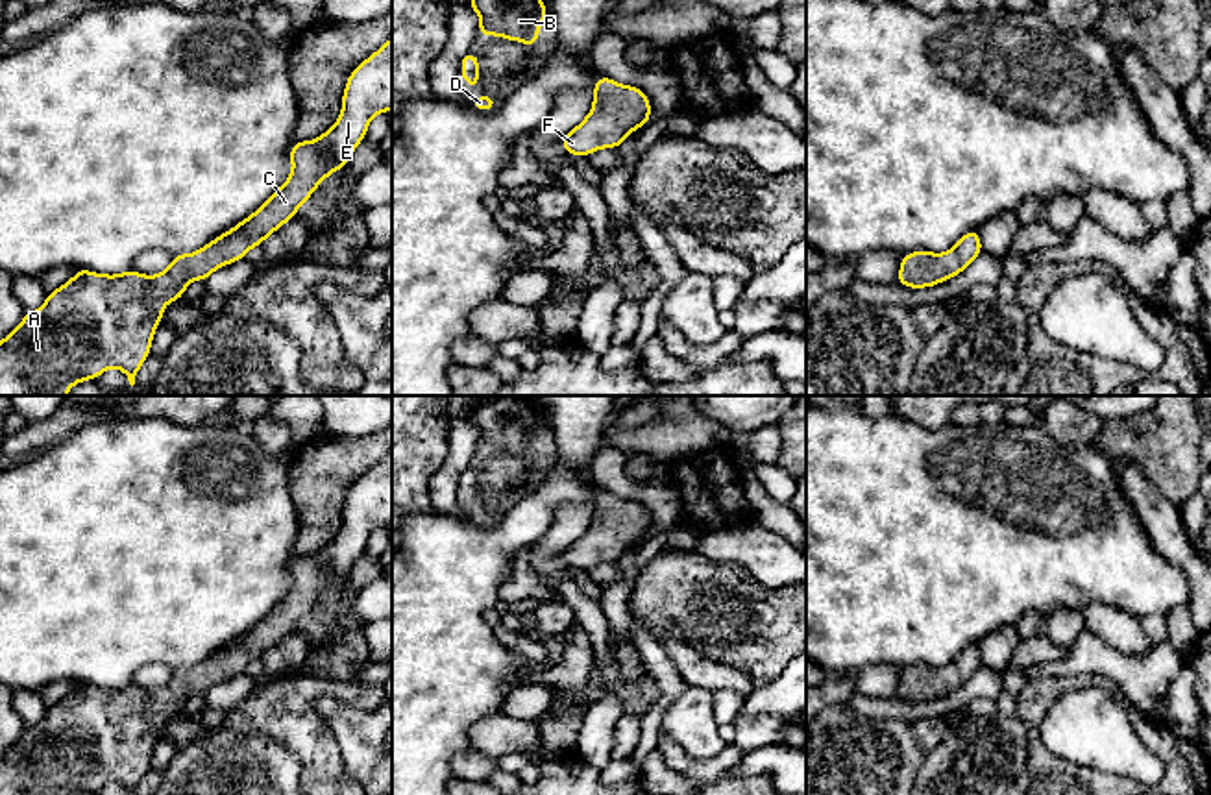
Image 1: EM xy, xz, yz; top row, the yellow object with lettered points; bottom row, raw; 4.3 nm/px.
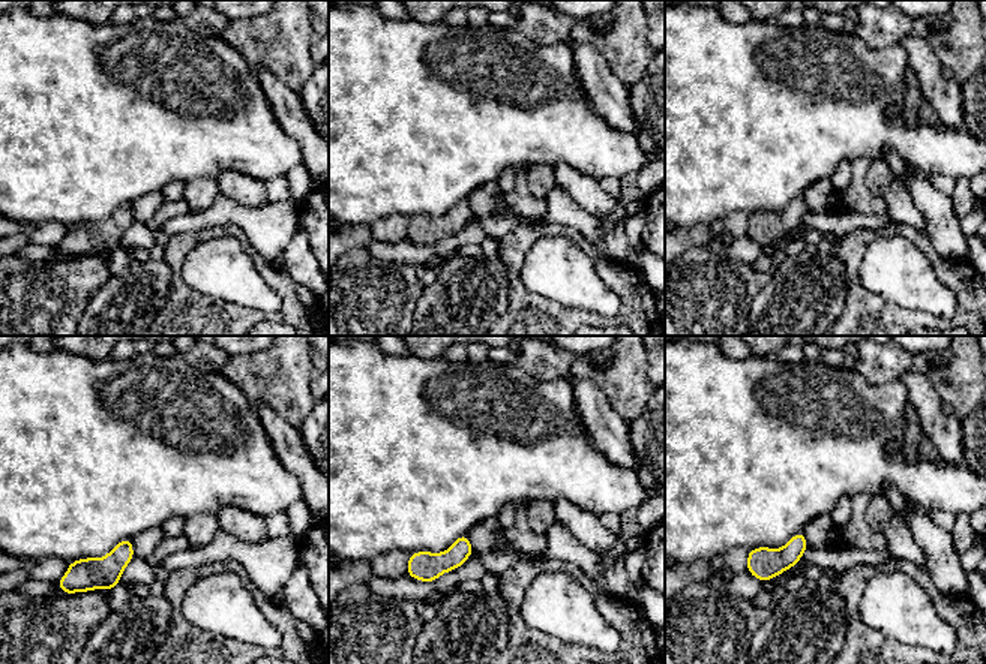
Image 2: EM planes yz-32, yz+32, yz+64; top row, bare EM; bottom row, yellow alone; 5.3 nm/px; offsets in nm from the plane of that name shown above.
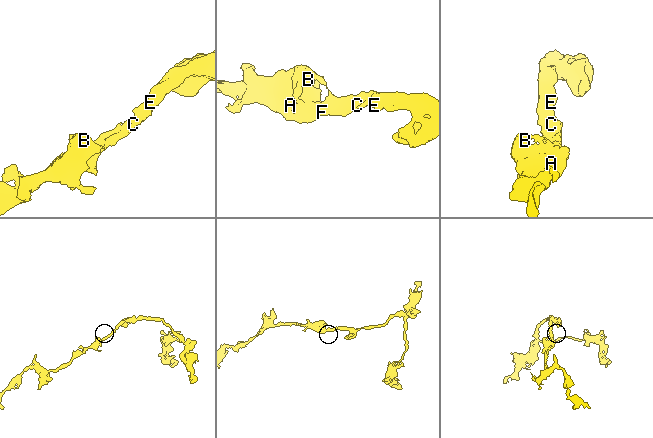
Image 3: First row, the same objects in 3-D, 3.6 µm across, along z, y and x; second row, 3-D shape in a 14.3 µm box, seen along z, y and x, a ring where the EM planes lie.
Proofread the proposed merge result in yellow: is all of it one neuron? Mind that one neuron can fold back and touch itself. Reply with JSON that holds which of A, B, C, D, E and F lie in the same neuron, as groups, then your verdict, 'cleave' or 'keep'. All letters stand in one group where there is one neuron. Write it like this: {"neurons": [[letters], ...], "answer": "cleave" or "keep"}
{"neurons": [["A", "B", "C", "D", "E", "F"]], "answer": "keep"}

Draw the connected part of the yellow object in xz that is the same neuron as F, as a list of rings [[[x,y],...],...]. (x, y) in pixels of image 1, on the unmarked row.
[[[601,490],[593,499],[593,518],[586,532],[566,547],[562,562],[571,569],[592,569],[619,558],[651,532],[651,516],[634,499]]]

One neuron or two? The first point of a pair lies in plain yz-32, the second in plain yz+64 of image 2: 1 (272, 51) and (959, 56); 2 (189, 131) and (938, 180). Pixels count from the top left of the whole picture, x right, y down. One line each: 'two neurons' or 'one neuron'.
1: one neuron
2: two neurons

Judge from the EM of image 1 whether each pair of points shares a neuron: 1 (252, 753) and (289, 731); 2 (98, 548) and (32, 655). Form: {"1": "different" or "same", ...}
{"1": "different", "2": "same"}

